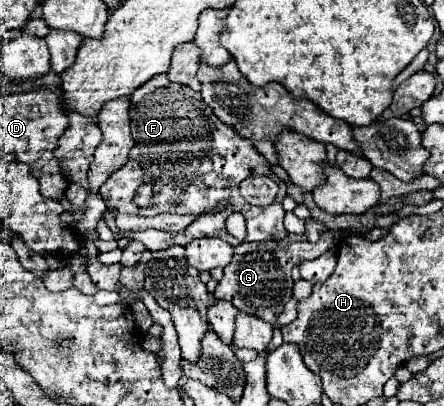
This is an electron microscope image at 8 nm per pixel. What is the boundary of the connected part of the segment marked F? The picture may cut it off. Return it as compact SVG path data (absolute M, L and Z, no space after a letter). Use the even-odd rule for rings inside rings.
M159 74L159 76L151 78L149 82L145 82L131 94L129 116L131 116L131 136L135 140L135 146L131 148L129 162L125 166L121 166L119 170L115 170L107 178L107 182L101 186L99 192L101 192L103 200L109 206L113 206L117 212L127 212L127 214L157 216L161 212L173 212L173 214L195 216L191 226L187 226L187 230L177 232L177 234L161 232L161 230L145 230L145 232L129 234L135 240L143 238L141 242L149 250L167 248L173 244L187 246L191 240L205 238L205 236L215 236L215 238L229 242L231 246L237 246L239 240L233 238L225 228L225 220L233 212L241 212L245 216L245 220L247 220L245 240L249 240L249 242L287 236L287 230L283 226L285 210L281 206L281 198L275 198L275 202L265 208L251 206L243 198L239 198L241 180L245 180L247 176L251 176L255 172L271 176L281 186L281 190L285 188L285 184L275 174L269 172L267 160L253 148L251 140L241 138L233 130L233 126L225 126L225 122L221 122L213 114L213 110L209 110L209 106L205 106L197 98L201 98L199 92L189 90L189 86L169 82L167 74ZM189 134L197 134L197 136L209 134L209 138L213 140L215 146L213 148L191 148L193 154L189 154ZM141 184L153 186L153 192L155 192L153 208L139 208L131 202L131 198L135 196L135 190ZM177 196L181 198L183 206L171 208L169 202ZM225 198L227 198L227 206L223 210L217 210L215 202L221 204L221 202L225 202Z

